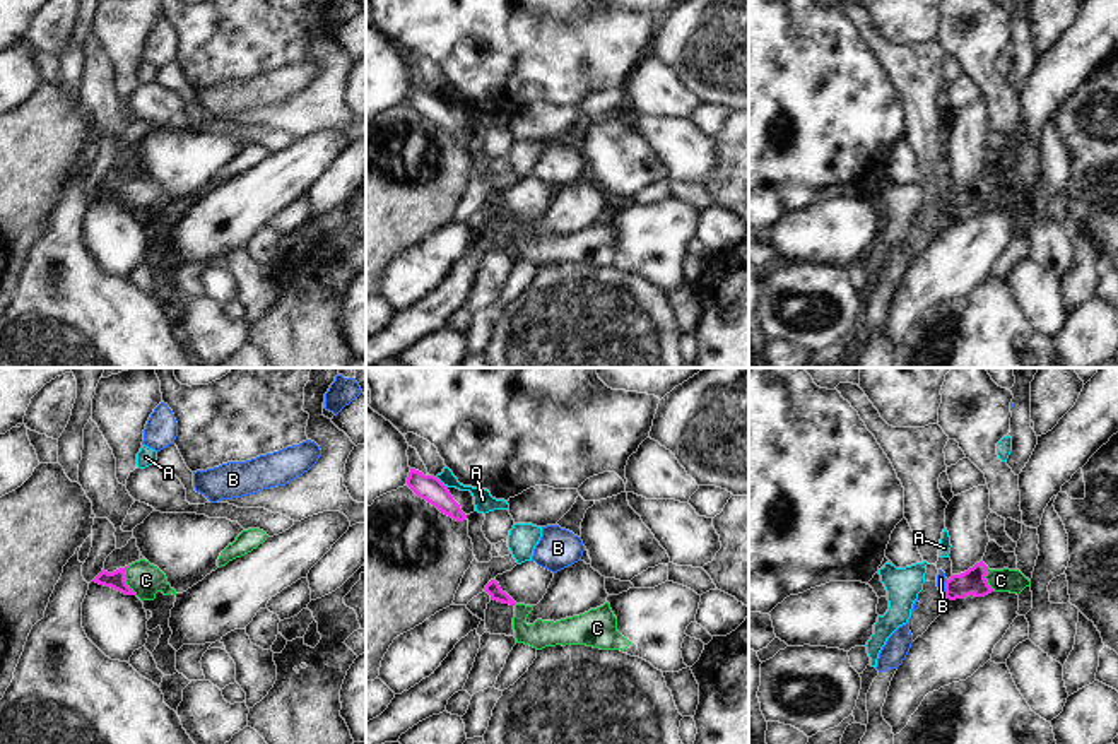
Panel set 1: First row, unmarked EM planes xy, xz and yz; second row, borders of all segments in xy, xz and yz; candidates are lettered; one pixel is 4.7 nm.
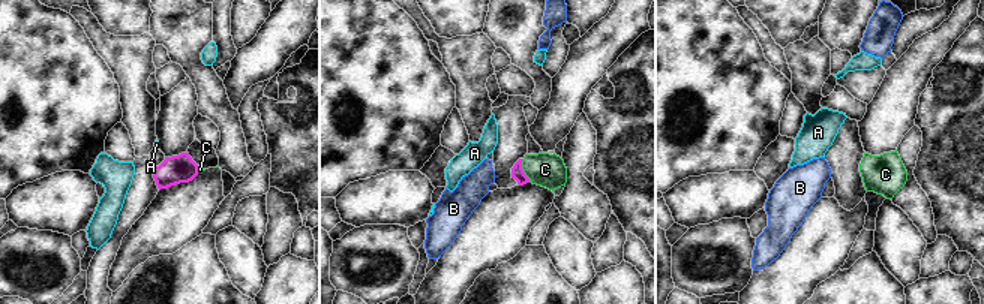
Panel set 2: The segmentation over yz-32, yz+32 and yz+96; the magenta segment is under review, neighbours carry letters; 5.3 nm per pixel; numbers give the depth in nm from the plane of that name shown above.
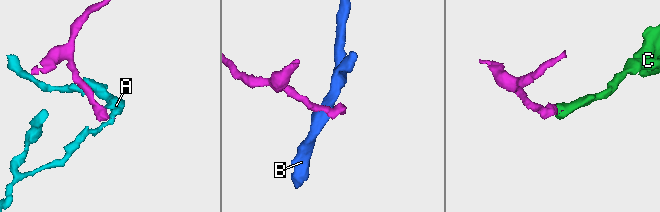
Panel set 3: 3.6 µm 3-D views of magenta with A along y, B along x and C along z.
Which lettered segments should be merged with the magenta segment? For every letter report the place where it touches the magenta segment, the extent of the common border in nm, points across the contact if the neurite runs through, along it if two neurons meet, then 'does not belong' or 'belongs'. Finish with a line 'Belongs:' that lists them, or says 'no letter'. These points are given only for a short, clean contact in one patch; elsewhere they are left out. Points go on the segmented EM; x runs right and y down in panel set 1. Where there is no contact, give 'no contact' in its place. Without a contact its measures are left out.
A: xz (441, 483) | 80 nm | along xz (436, 476), (448, 486) | does not belong
B: yz (946, 587) | 70 nm | along yz (947, 580), (944, 592) | does not belong
C: xy (123, 580) | 150 nm | across xy (117, 578), (123, 580), (146, 580) | belongs
Belongs: C

